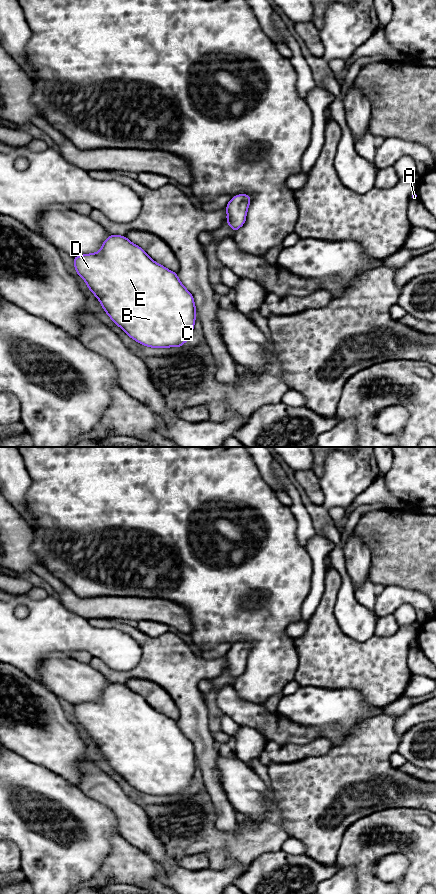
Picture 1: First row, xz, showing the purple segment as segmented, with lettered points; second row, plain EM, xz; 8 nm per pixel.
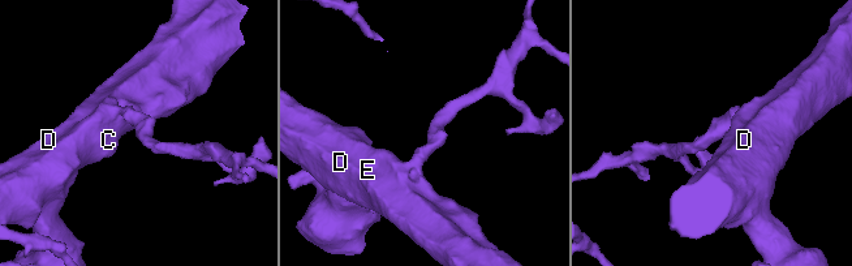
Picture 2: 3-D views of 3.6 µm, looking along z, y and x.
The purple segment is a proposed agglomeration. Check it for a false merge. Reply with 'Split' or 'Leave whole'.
Leave whole

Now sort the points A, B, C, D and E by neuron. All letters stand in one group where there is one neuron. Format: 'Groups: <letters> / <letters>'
Groups: A B C D E

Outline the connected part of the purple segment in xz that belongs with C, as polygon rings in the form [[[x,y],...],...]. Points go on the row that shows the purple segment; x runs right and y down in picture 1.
[[[109,235],[98,253],[73,257],[77,275],[86,282],[89,290],[99,299],[111,320],[138,343],[153,347],[181,347],[192,336],[196,307],[192,294],[183,286],[177,273],[153,261],[139,246],[126,236]]]

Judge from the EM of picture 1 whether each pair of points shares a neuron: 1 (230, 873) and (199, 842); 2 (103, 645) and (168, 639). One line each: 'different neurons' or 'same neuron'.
1: different neurons
2: different neurons

